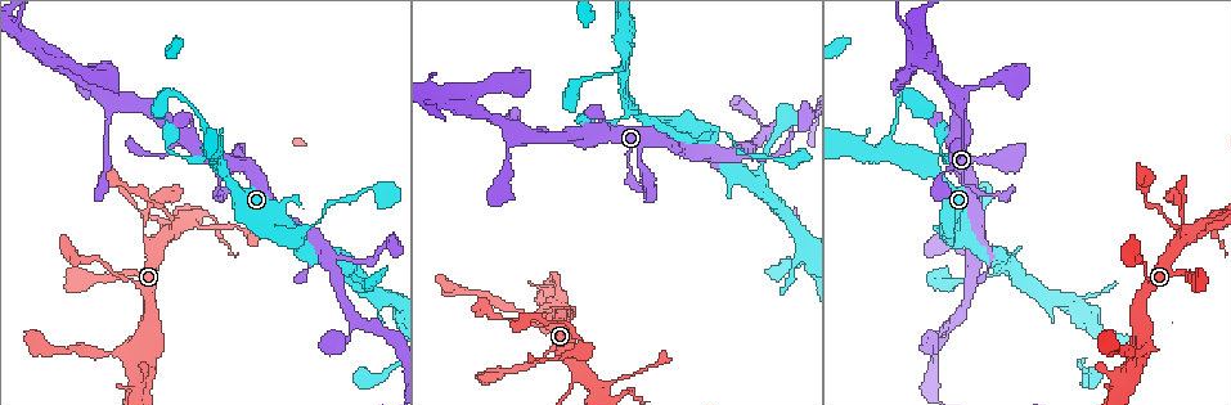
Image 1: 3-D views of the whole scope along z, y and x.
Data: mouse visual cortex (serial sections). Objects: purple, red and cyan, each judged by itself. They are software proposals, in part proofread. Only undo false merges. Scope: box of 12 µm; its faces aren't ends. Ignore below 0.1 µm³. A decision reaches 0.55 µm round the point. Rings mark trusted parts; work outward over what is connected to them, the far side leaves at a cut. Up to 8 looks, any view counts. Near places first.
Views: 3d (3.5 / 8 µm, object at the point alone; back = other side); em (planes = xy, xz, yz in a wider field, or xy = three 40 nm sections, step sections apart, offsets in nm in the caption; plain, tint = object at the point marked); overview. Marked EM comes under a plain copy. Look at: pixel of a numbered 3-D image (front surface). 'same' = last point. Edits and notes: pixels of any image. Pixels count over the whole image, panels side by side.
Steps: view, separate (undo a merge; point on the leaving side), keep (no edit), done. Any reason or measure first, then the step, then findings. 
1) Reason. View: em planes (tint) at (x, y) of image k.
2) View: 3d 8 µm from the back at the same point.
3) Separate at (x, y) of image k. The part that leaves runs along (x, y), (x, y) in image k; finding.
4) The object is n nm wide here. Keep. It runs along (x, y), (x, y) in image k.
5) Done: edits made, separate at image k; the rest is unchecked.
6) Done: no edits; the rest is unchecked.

Abrupt turn. View: 3d 3.5 µm at (222, 172) of image 1.

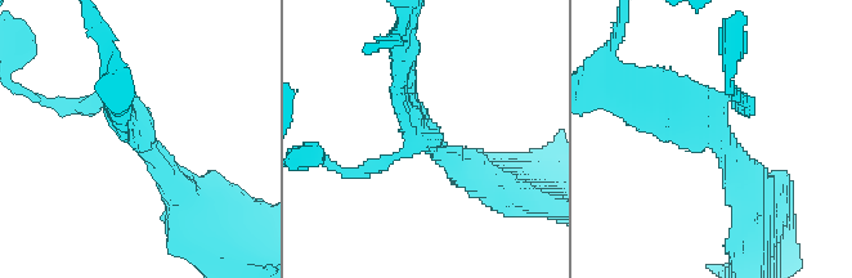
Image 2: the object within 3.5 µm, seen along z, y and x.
Need the tissue. View: em xy step 3 (tint) at (714, 129) of image 2.

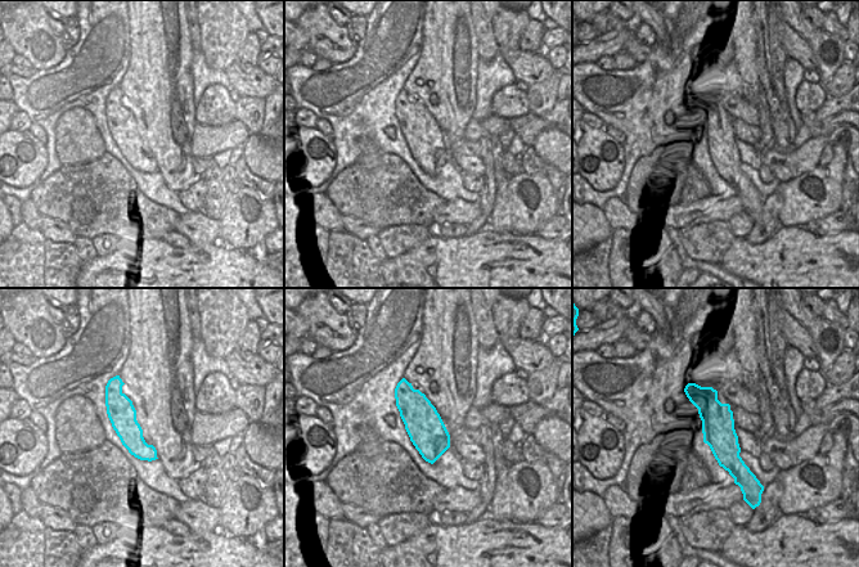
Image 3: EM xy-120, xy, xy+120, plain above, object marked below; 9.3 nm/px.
Cut it another way. View: em xy step 5 (tint) at the same point.

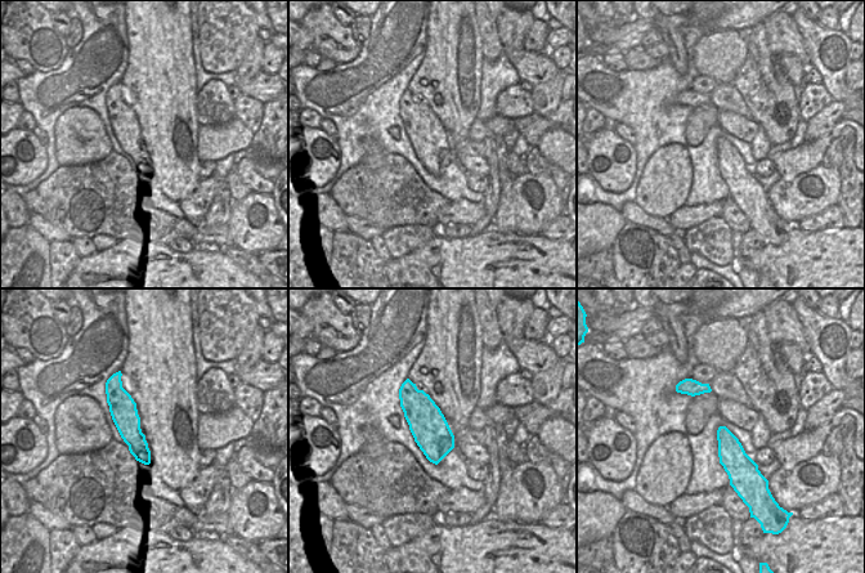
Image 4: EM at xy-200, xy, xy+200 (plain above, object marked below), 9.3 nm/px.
Keep. Continuous, no second cell.

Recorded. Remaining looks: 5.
Looks like a crossing. View: 3d 3.5 µm at (954, 91) of image 1.

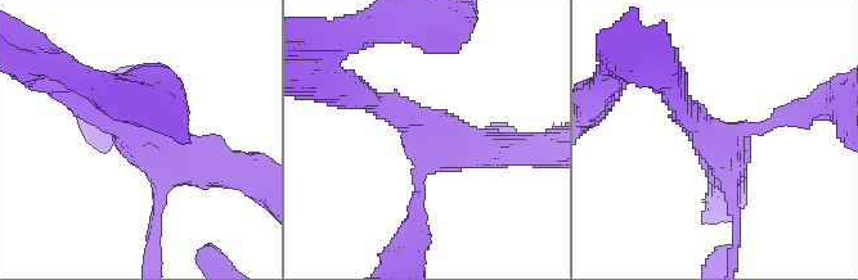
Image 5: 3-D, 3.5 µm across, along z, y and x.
4 arms meet here; the arms are 150, 200, 350, 400 nm wide; now the EM. View: em xy step 2 (tint) at (717, 136) of image 5.

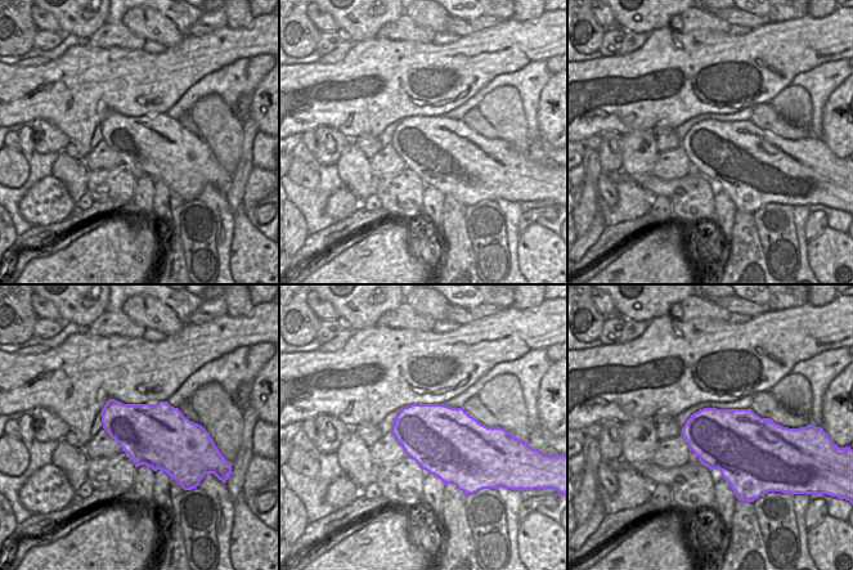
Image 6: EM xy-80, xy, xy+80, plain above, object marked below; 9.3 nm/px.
The object is 650 nm wide here. Keep. It runs along (243, 170), (180, 162), (97, 111) in image 5; one cell here.

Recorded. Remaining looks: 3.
Sharp bend. View: 3d 3.5 µm at (464, 100) of image 1.

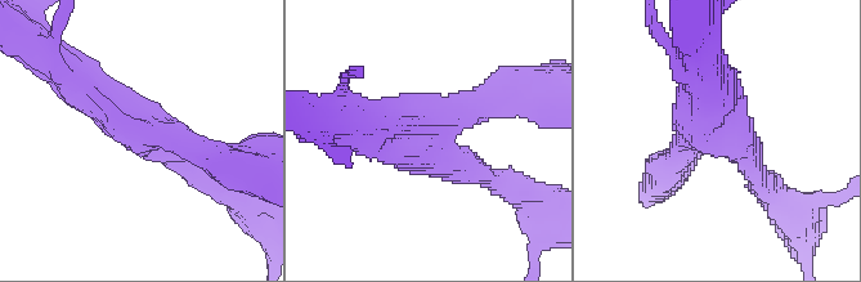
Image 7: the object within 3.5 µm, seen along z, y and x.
3 arms meet here; the arms are 300, 350, 500 nm wide; now the EM. View: em xy step 1 (tint) at (715, 133) of image 7.

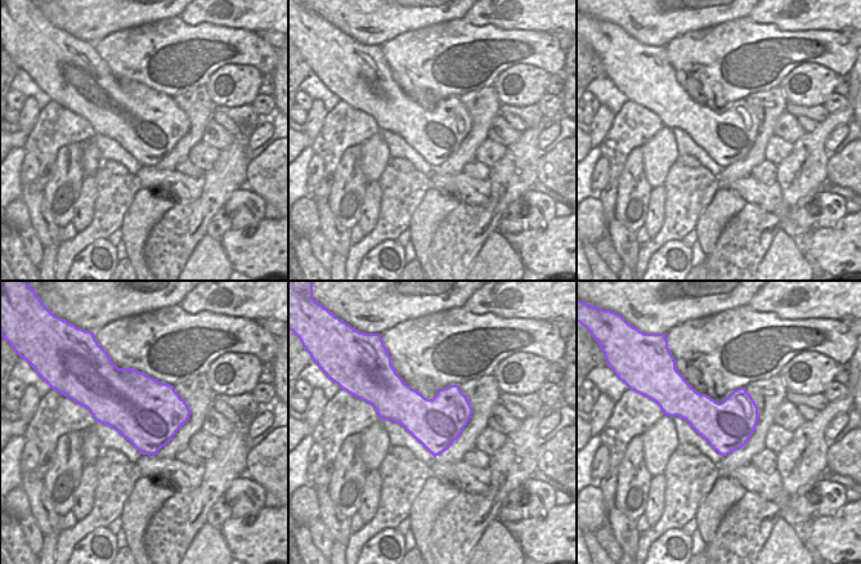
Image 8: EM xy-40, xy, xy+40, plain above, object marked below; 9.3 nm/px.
Keep. It runs along (200, 173), (74, 77) in image 7; continuous, no second cell.

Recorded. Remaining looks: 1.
Done: no edits; the rest is unchecked.

